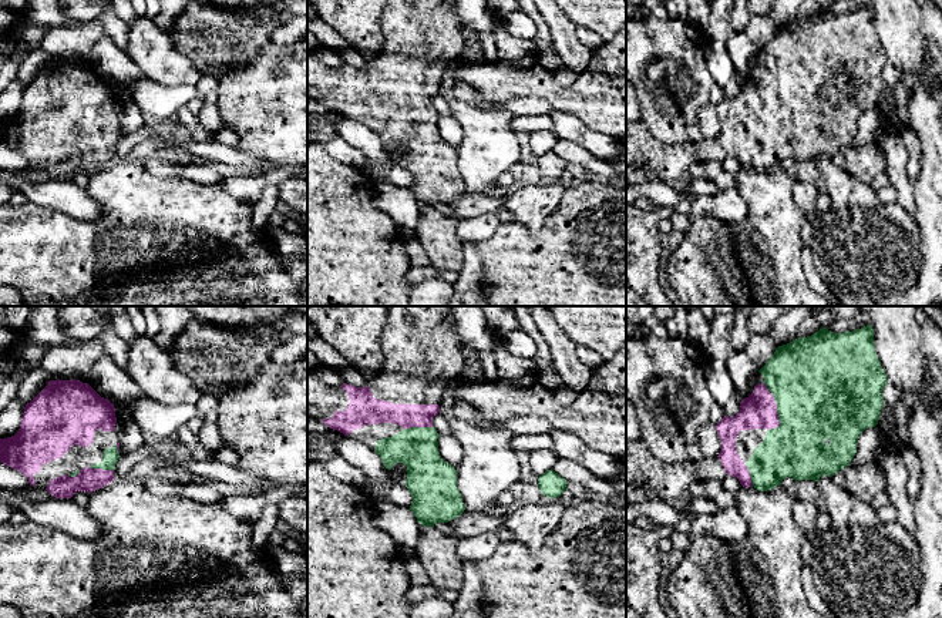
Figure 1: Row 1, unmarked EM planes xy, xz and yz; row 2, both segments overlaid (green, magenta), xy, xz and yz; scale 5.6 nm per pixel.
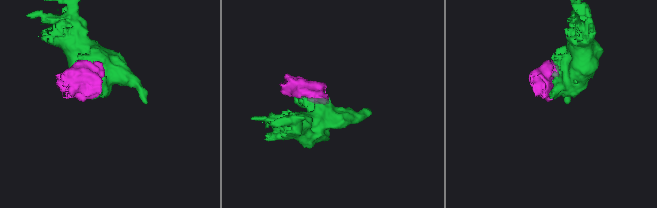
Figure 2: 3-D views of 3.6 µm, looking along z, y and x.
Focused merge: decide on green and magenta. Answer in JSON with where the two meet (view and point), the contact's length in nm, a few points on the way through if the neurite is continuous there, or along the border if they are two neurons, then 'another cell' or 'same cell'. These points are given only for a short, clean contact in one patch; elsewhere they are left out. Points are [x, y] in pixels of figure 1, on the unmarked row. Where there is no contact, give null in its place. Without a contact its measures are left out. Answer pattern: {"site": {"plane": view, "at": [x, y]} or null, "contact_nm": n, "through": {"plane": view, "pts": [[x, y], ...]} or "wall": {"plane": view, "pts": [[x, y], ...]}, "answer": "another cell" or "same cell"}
{"site": {"plane": "xz", "at": [419, 108]}, "contact_nm": 150, "answer": "same cell"}

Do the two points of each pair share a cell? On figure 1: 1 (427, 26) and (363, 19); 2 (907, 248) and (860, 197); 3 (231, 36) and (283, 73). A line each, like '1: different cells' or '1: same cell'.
1: different cells
2: same cell
3: different cells

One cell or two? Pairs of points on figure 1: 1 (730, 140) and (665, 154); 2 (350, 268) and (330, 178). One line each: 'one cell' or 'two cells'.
1: one cell
2: one cell

